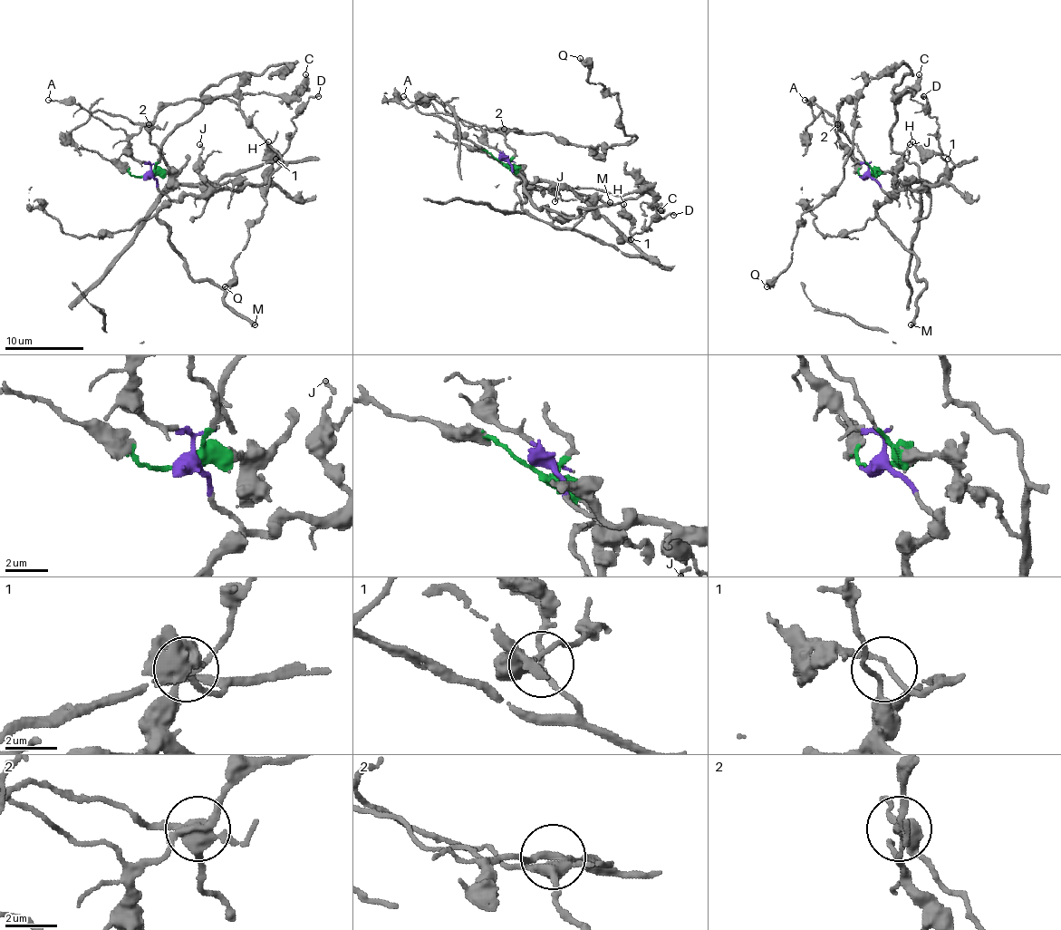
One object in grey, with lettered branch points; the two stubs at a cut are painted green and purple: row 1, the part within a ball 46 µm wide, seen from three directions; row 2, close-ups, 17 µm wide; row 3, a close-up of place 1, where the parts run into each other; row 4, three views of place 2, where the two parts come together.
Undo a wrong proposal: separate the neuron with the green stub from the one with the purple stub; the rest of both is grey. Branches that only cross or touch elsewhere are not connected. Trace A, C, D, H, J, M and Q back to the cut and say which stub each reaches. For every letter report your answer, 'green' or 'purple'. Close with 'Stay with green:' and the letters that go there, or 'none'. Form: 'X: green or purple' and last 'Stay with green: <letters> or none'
A: purple
C: green
D: purple
H: green
J: purple
M: purple
Q: purple
Stay with green: C, H

